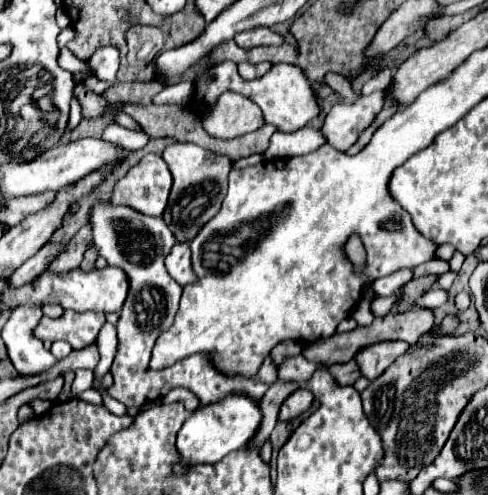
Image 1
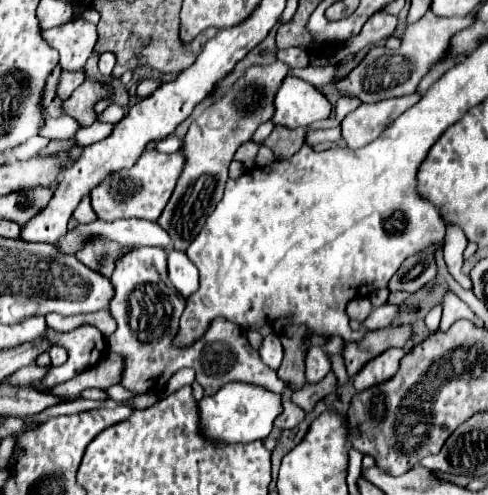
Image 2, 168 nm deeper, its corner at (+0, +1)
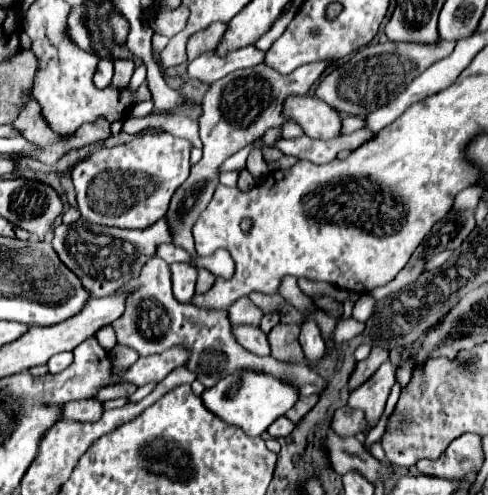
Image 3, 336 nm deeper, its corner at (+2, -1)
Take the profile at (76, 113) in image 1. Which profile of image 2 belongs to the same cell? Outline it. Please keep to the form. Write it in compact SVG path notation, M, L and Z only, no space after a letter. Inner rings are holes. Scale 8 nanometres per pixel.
M38 135L15 147L12 153L19 160L26 160L33 157L39 150L44 149L50 141L50 139Z

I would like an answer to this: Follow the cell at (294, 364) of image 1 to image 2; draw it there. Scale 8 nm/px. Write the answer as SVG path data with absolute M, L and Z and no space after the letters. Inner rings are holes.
M277 335L263 337L261 347L259 347L259 355L261 355L261 359L263 359L265 365L269 365L269 367L273 367L277 371L277 367L281 365L281 355L283 355L279 337Z

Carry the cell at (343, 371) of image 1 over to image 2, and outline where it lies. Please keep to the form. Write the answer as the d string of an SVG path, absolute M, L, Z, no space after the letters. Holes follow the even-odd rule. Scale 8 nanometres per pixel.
M329 373L319 383L305 383L301 389L293 391L291 393L291 401L297 407L301 407L305 413L309 413L309 411L313 411L315 403L321 401L331 391L335 391L335 387L337 387L337 377L333 373Z

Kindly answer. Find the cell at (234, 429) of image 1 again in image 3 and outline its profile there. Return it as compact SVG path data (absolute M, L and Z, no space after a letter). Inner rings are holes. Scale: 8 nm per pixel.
M239 371L235 375L227 375L215 387L205 389L201 395L205 407L211 413L215 413L227 425L235 425L243 429L243 433L247 433L249 437L263 435L277 417L285 415L295 405L297 397L299 397L297 389L277 381L271 375L253 373L253 371Z

